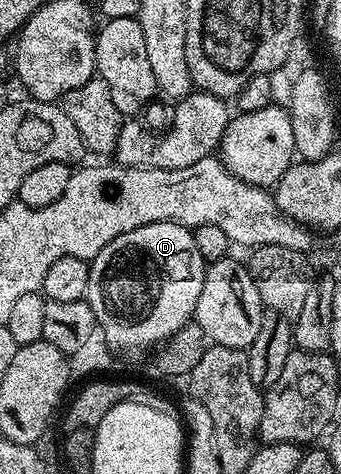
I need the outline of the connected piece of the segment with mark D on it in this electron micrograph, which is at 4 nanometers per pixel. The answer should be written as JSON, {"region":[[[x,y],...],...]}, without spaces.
{"region":[[[171,221],[148,223],[144,227],[136,227],[136,231],[124,231],[119,237],[112,239],[112,243],[108,243],[108,247],[104,247],[104,251],[100,251],[92,258],[90,261],[90,274],[88,275],[88,291],[84,300],[92,307],[94,319],[101,321],[105,326],[110,341],[113,341],[114,345],[121,346],[127,355],[134,355],[134,353],[140,352],[141,349],[148,348],[149,345],[154,345],[153,347],[161,346],[174,333],[180,331],[181,328],[184,328],[186,324],[192,321],[196,311],[196,303],[200,303],[200,291],[204,291],[206,266],[207,261],[202,257],[201,251],[198,249],[193,232],[187,229],[185,225],[172,223]]]}

